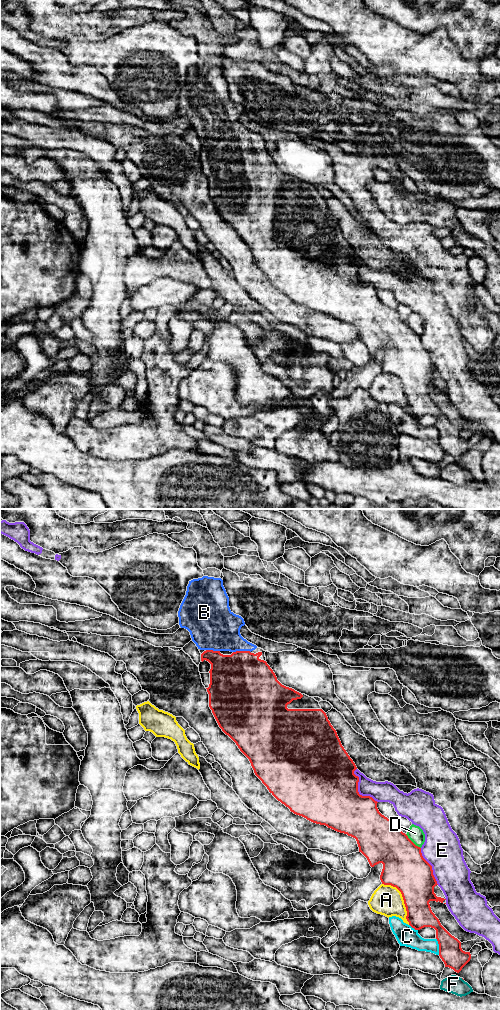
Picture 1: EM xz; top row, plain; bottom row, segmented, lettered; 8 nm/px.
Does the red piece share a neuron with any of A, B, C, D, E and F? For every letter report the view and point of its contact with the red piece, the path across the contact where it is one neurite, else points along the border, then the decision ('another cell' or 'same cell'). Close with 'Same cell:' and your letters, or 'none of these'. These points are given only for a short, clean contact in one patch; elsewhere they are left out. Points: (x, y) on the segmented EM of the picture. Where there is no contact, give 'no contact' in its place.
A: xz (403, 899) | another cell
B: xz (241, 651) | across xz (241, 682), (241, 651), (219, 629) | same cell
C: xz (439, 946) | another cell
D: xz (412, 842) | along xz (405, 834), (420, 848) | another cell
E: xz (357, 790) | another cell
F: no contact | another cell
Same cell: B

